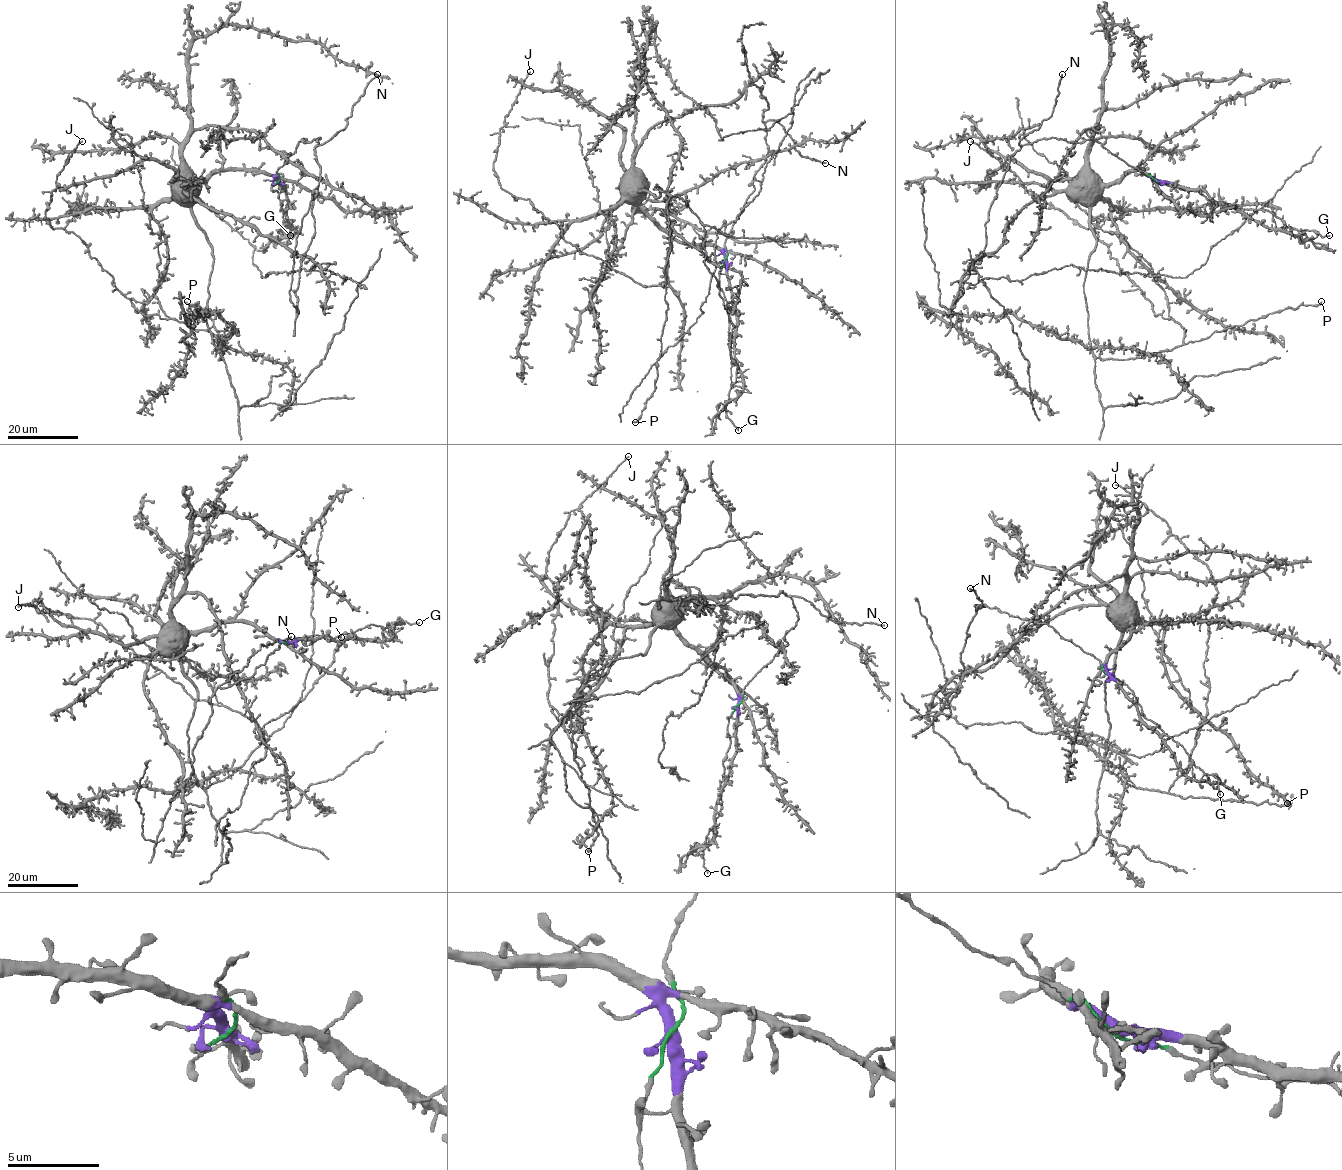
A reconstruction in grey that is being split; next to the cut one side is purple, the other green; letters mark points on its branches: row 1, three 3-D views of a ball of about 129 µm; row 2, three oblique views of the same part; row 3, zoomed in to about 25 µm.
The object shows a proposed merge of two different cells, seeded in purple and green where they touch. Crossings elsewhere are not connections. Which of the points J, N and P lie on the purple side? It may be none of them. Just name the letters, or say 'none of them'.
J, P

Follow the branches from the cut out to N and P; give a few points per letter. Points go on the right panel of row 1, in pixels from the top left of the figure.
N: (1156, 181), (1092, 139), (1068, 142), (1043, 138), (1019, 144), (1052, 115), (1062, 74)
P: (1157, 181), (1128, 170), (1101, 194), (1117, 229), (1153, 270), (1185, 343), (1321, 302)

